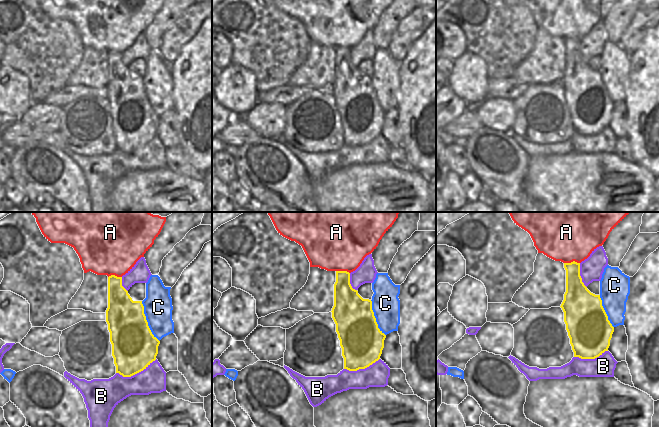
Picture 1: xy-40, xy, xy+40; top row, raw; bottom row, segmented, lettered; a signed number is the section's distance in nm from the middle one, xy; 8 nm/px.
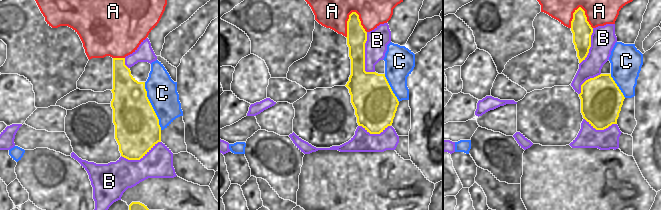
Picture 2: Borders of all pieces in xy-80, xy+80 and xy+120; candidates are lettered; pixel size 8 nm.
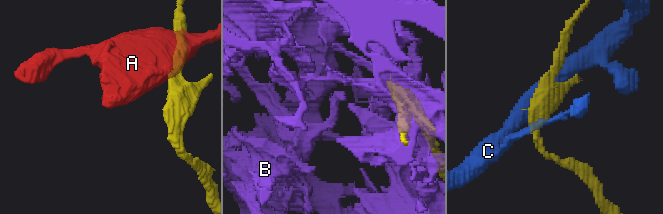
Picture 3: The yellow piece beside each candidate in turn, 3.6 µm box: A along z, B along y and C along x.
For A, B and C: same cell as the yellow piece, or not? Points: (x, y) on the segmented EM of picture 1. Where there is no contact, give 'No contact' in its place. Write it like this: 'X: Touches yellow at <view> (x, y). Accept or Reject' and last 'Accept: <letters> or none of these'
A: Touches yellow at xy+40 (571, 262). Reject
B: Touches yellow at xy-40 (136, 373). Reject
C: Touches yellow at xy-40 (146, 321). Reject
Accept: none of these

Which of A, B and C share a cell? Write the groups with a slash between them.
A / B / C

